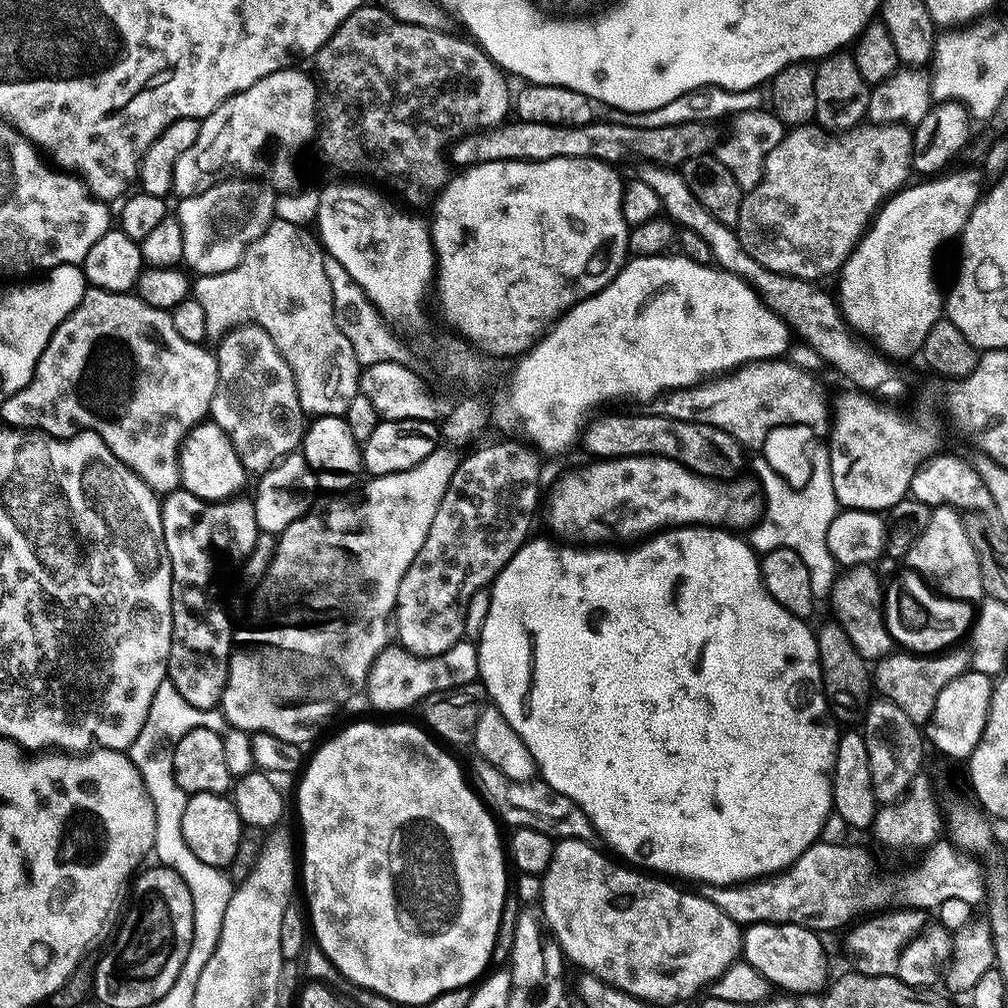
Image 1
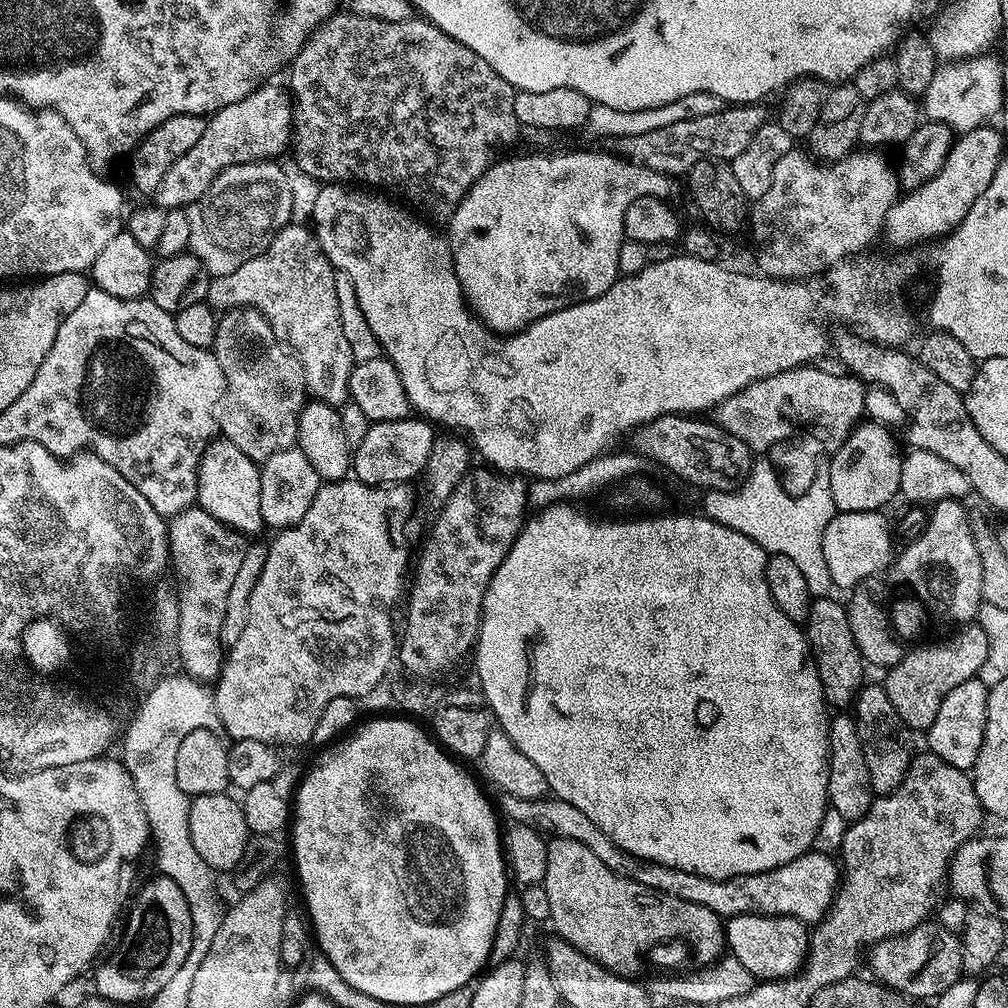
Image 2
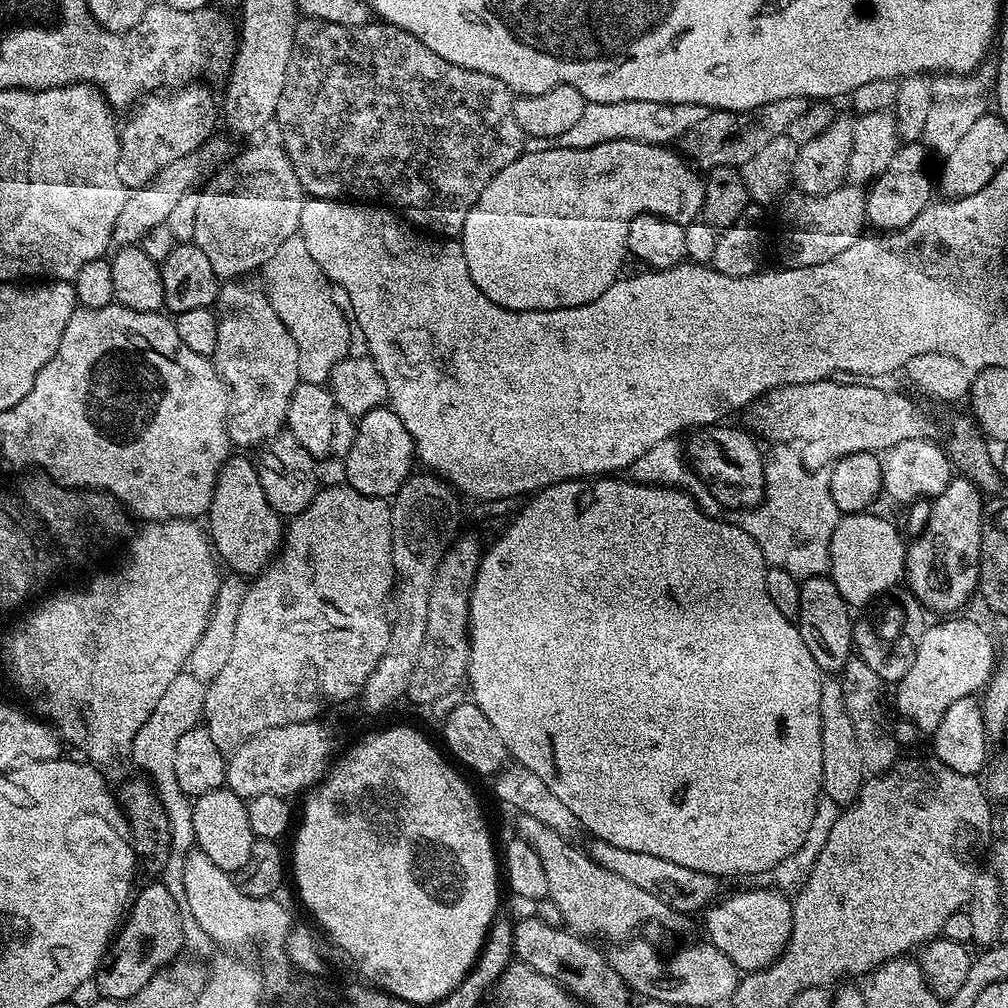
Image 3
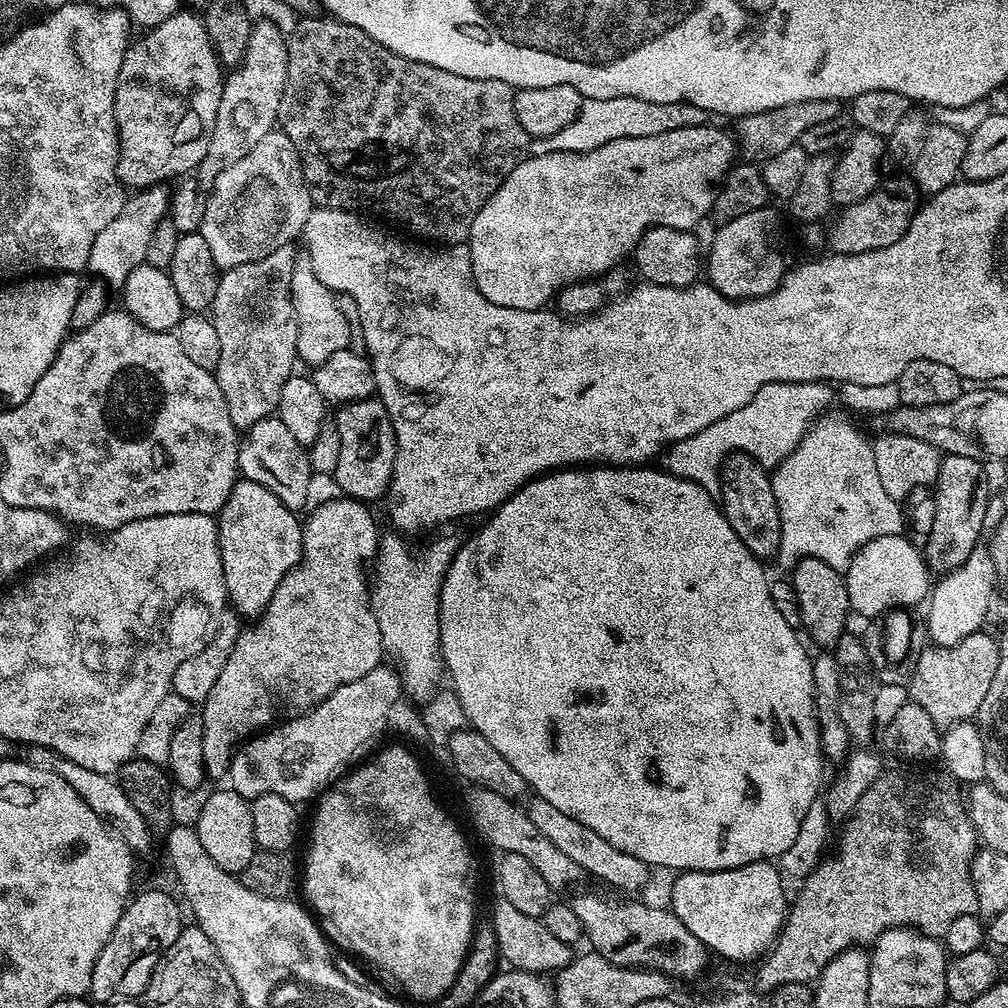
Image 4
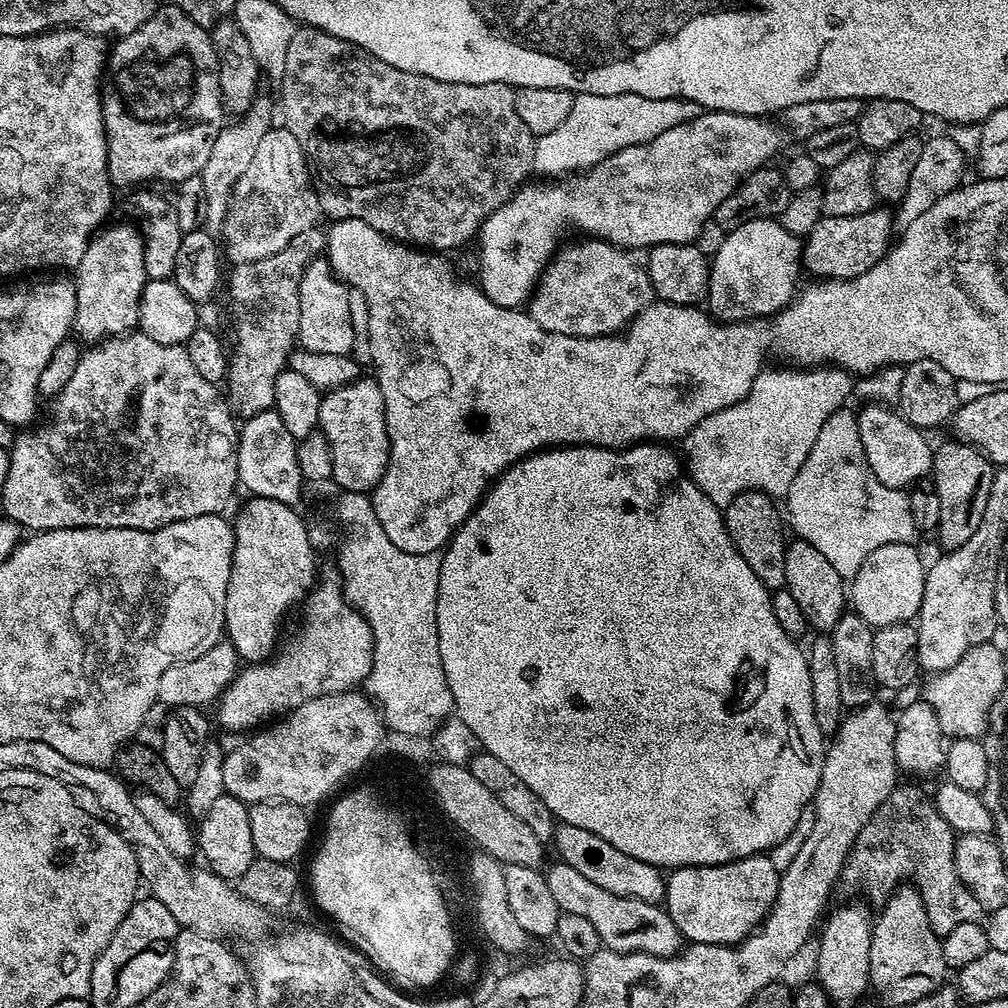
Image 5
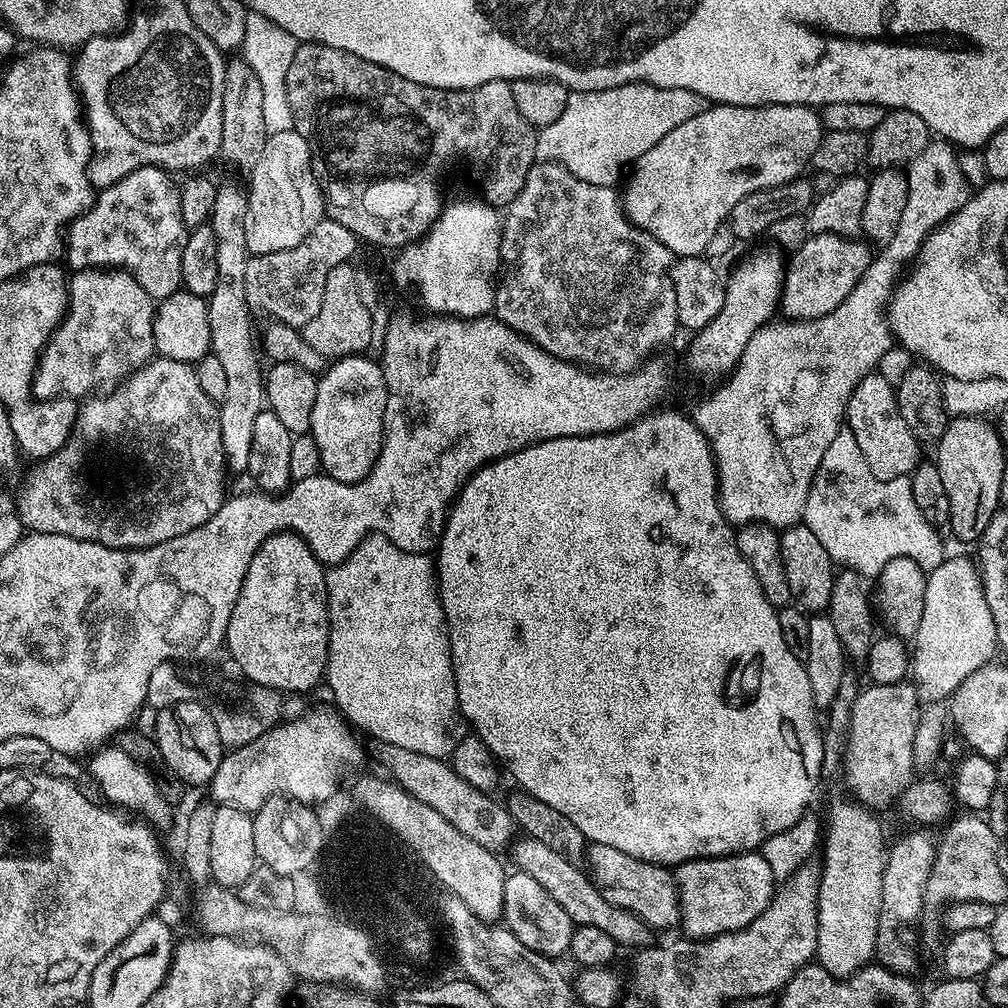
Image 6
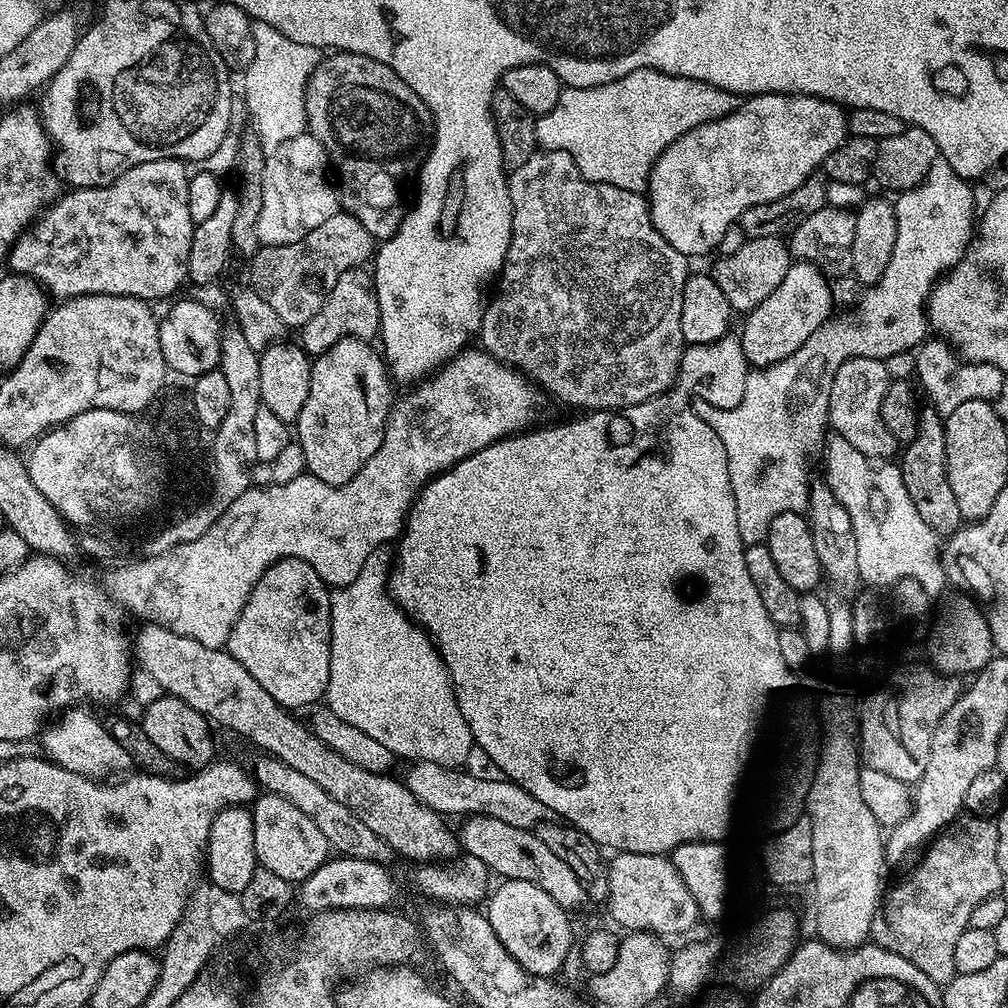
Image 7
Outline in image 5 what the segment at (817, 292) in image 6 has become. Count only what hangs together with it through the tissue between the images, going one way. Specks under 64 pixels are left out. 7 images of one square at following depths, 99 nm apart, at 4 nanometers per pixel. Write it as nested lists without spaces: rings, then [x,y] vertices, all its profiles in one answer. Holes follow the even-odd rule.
[[[873,207],[860,215],[823,215],[805,237],[802,264],[815,277],[848,280],[865,273],[888,252],[894,240],[894,216],[889,210]]]

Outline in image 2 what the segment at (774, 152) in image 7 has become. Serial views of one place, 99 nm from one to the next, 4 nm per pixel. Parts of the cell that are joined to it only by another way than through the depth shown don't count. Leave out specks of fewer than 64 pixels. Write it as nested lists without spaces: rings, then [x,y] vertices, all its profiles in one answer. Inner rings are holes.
[[[568,152],[565,156],[516,156],[513,160],[501,159],[493,163],[478,178],[478,182],[462,198],[458,210],[454,210],[451,220],[447,221],[446,239],[452,250],[454,270],[458,274],[458,282],[464,291],[464,299],[475,315],[483,320],[491,332],[511,334],[520,332],[536,320],[554,314],[571,304],[579,304],[581,300],[593,300],[603,294],[608,287],[616,283],[620,272],[620,251],[626,245],[624,235],[624,215],[626,206],[643,196],[656,196],[659,200],[668,200],[671,197],[673,177],[662,174],[658,170],[650,170],[640,166],[622,156],[608,152]]]

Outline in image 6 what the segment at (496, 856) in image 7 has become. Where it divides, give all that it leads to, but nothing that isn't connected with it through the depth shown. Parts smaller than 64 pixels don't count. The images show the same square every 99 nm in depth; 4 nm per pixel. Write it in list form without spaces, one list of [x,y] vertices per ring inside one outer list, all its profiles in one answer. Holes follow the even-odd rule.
[[[529,836],[517,839],[511,845],[511,852],[512,860],[516,863],[515,867],[530,878],[534,878],[534,882],[538,882],[542,890],[546,890],[548,898],[558,906],[562,906],[562,910],[566,910],[573,925],[595,926],[604,933],[610,934],[617,946],[624,947],[625,944],[626,947],[635,949],[637,946],[649,943],[650,929],[642,922],[642,918],[630,914],[630,910],[622,910],[614,906],[614,902],[606,902],[606,898],[602,898],[602,894],[592,883],[591,876],[579,863],[562,858],[562,854],[550,850],[546,842],[538,842]]]

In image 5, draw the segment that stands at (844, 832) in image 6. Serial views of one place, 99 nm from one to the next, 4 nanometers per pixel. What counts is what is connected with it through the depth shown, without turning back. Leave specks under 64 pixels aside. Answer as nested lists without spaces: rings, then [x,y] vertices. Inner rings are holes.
[[[856,904],[840,908],[828,921],[825,919],[824,933],[820,936],[820,953],[816,956],[818,983],[833,1005],[852,1004],[865,991],[869,991],[870,938],[872,924],[868,912]]]

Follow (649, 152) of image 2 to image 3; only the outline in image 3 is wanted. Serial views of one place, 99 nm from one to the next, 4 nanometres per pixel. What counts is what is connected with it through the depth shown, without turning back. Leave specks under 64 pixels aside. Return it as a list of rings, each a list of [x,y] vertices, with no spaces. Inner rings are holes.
[[[791,96],[741,112],[709,111],[708,116],[698,122],[698,126],[690,126],[690,130],[686,130],[680,137],[679,151],[700,170],[739,169],[740,165],[750,162],[750,158],[754,158],[754,154],[761,152],[769,142],[774,142],[774,138],[788,133],[792,123],[808,106],[809,101],[805,97]]]

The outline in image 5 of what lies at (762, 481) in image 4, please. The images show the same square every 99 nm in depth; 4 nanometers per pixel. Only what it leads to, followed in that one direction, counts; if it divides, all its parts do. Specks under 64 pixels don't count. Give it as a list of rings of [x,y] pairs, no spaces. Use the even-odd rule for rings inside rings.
[[[739,492],[722,512],[724,525],[728,527],[728,533],[738,550],[738,554],[742,554],[742,558],[746,558],[746,566],[750,566],[750,570],[754,570],[754,574],[758,574],[760,581],[769,590],[783,589],[786,582],[786,562],[784,561],[784,549],[786,547],[784,528],[786,532],[786,524],[782,519],[781,509],[779,512],[776,509],[776,504],[777,501],[764,492]]]

